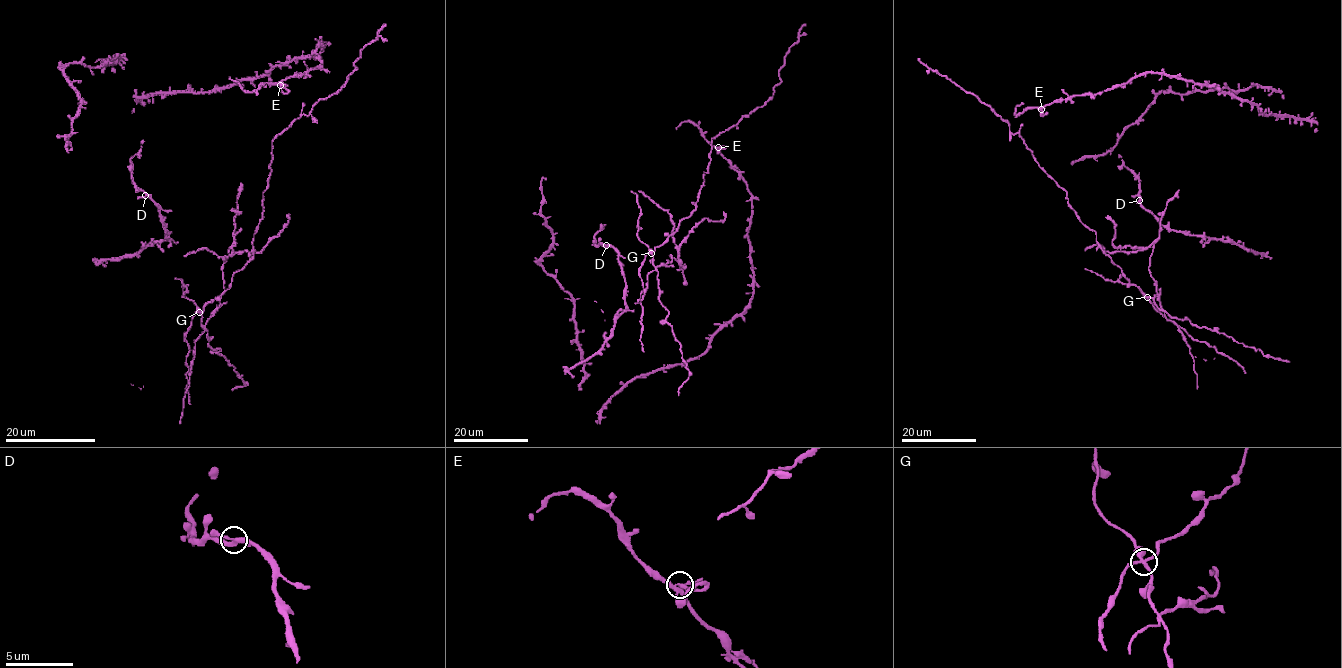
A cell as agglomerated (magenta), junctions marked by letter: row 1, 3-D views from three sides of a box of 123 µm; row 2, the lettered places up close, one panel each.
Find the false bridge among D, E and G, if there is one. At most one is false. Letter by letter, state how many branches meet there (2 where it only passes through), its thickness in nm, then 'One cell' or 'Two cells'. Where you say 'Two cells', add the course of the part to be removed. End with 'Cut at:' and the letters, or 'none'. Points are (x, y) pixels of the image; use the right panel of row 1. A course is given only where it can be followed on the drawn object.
D: Branches: 4. Thickness 320 nm. One cell
E: Branches: 4. Thickness 280 nm. One cell
G: Branches: 4. Thickness 300 nm. Two cells. Course of the part to remove: (1146, 297), (1161, 308), (1148, 268), (1154, 243), (1116, 247), (1115, 224), (1105, 217)
Cut at: G

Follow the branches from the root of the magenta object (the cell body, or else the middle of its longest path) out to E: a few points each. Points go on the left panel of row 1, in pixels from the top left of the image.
E: (295, 73), (280, 85)

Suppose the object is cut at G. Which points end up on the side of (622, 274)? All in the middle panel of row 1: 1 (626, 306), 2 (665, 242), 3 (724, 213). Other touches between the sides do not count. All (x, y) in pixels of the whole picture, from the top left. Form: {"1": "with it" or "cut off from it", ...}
{"1": "with it", "2": "with it", "3": "cut off from it"}

